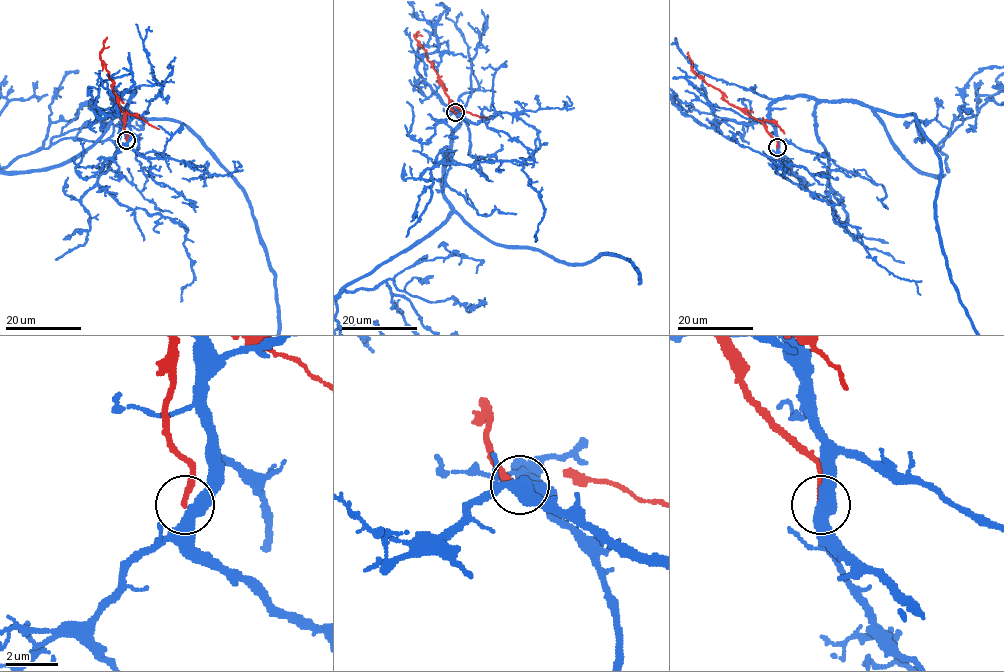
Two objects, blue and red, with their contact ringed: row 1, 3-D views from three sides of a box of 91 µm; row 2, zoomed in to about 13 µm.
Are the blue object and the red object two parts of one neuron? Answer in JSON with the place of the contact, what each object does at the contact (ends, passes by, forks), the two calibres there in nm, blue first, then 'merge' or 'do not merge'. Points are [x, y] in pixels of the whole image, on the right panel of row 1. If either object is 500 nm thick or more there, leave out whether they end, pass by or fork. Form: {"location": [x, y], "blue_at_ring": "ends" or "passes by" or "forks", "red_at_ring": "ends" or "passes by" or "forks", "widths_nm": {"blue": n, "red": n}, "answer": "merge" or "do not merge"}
{"location": [777, 147], "blue_at_ring": "passes by", "red_at_ring": "ends", "widths_nm": {"blue": 440, "red": 240}, "answer": "do not merge"}

